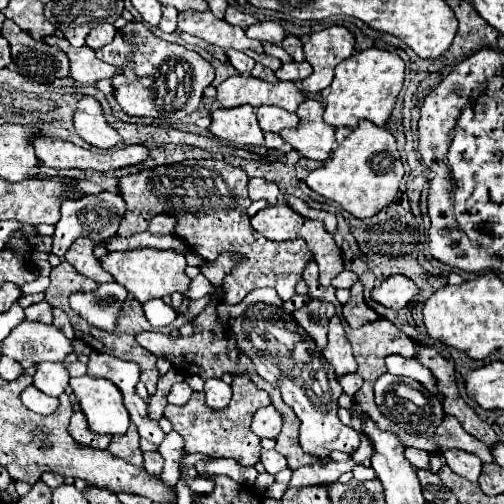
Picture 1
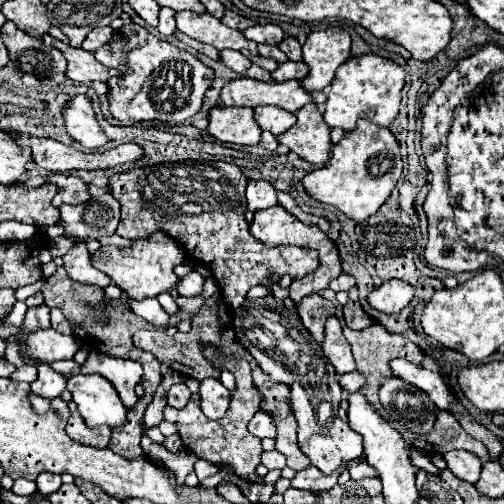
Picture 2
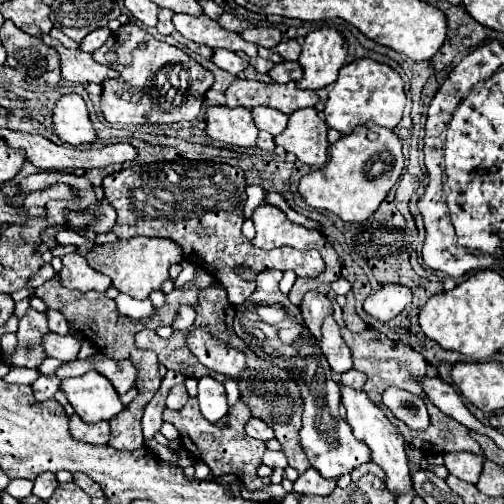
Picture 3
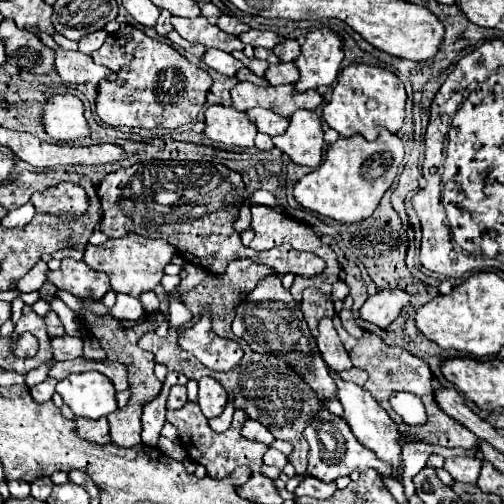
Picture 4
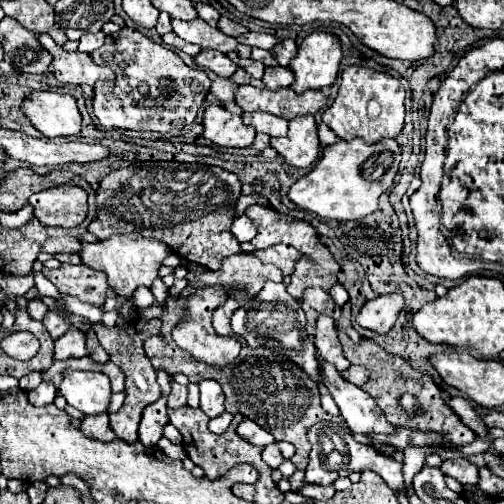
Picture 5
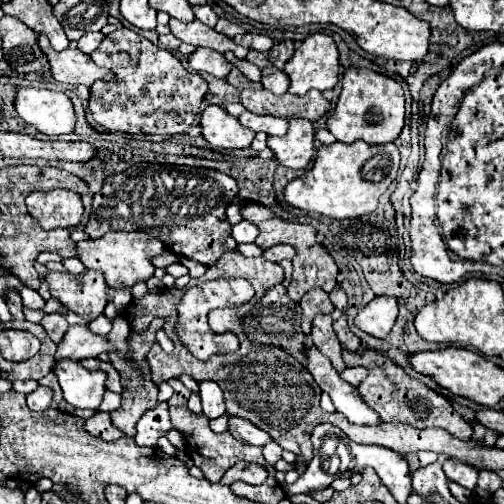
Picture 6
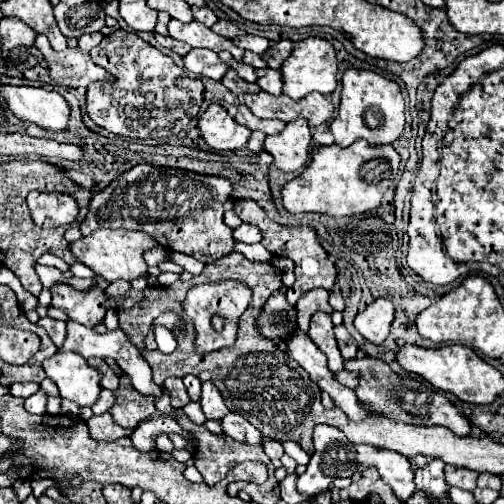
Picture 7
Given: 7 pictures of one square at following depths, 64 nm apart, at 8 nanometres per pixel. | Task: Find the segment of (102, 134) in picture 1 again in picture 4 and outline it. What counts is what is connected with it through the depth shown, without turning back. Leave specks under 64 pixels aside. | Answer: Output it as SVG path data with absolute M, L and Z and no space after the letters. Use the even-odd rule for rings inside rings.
M74 94L50 96L44 108L44 128L54 140L64 144L90 136L90 126L84 118L82 100Z

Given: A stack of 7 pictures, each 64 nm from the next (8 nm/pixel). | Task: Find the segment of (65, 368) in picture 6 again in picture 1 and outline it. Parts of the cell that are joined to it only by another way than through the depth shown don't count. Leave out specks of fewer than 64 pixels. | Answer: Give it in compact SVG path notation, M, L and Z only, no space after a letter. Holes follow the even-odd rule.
M70 378L70 386L80 400L88 426L96 434L122 436L130 426L130 414L116 384L104 378Z

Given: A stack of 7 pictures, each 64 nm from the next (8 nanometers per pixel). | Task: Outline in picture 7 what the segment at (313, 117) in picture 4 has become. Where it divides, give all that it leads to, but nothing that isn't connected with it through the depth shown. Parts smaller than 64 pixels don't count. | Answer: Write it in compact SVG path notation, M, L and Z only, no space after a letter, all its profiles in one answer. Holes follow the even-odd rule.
M296 118L286 124L282 134L266 136L264 150L274 156L276 168L284 172L298 172L310 158L312 132L304 118Z

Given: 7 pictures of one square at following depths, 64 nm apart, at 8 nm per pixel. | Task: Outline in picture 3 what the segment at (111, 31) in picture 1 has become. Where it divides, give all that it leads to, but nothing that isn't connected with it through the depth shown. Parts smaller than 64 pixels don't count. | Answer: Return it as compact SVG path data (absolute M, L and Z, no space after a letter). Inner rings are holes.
M98 28L98 30L94 30L94 32L90 32L84 40L82 40L82 44L80 44L80 50L84 50L84 52L94 52L94 50L98 50L106 40L108 40L108 36L110 36L112 32L110 32L110 28Z

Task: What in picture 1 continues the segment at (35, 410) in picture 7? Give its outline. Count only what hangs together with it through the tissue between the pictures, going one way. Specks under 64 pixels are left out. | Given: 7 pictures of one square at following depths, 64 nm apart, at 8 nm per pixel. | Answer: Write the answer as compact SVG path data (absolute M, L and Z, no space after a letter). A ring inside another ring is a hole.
M72 352L62 362L38 364L38 372L34 374L34 386L42 390L44 394L58 398L66 390L68 380L70 380L68 364L74 364L74 362L78 362L78 354Z

